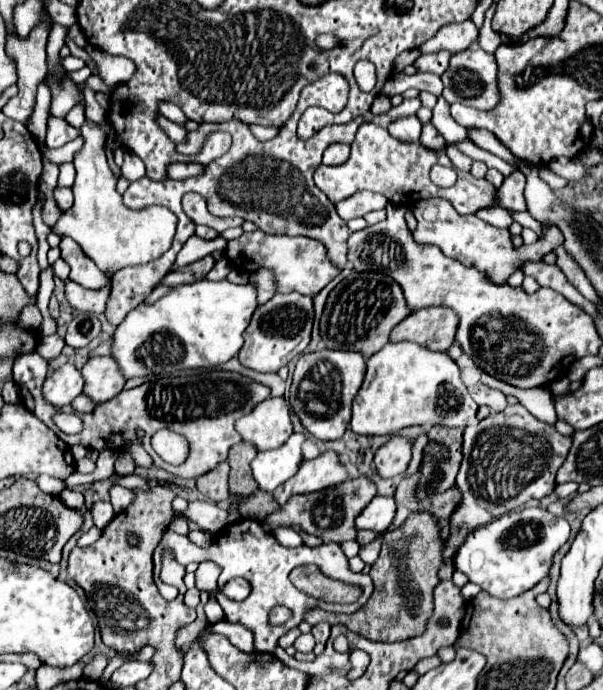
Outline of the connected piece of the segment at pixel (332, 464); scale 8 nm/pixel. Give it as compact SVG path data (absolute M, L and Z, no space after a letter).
M326 451L312 461L304 461L294 477L282 483L272 495L284 505L292 495L304 495L322 491L326 487L334 487L346 481L346 469L338 463L338 455L334 451Z

